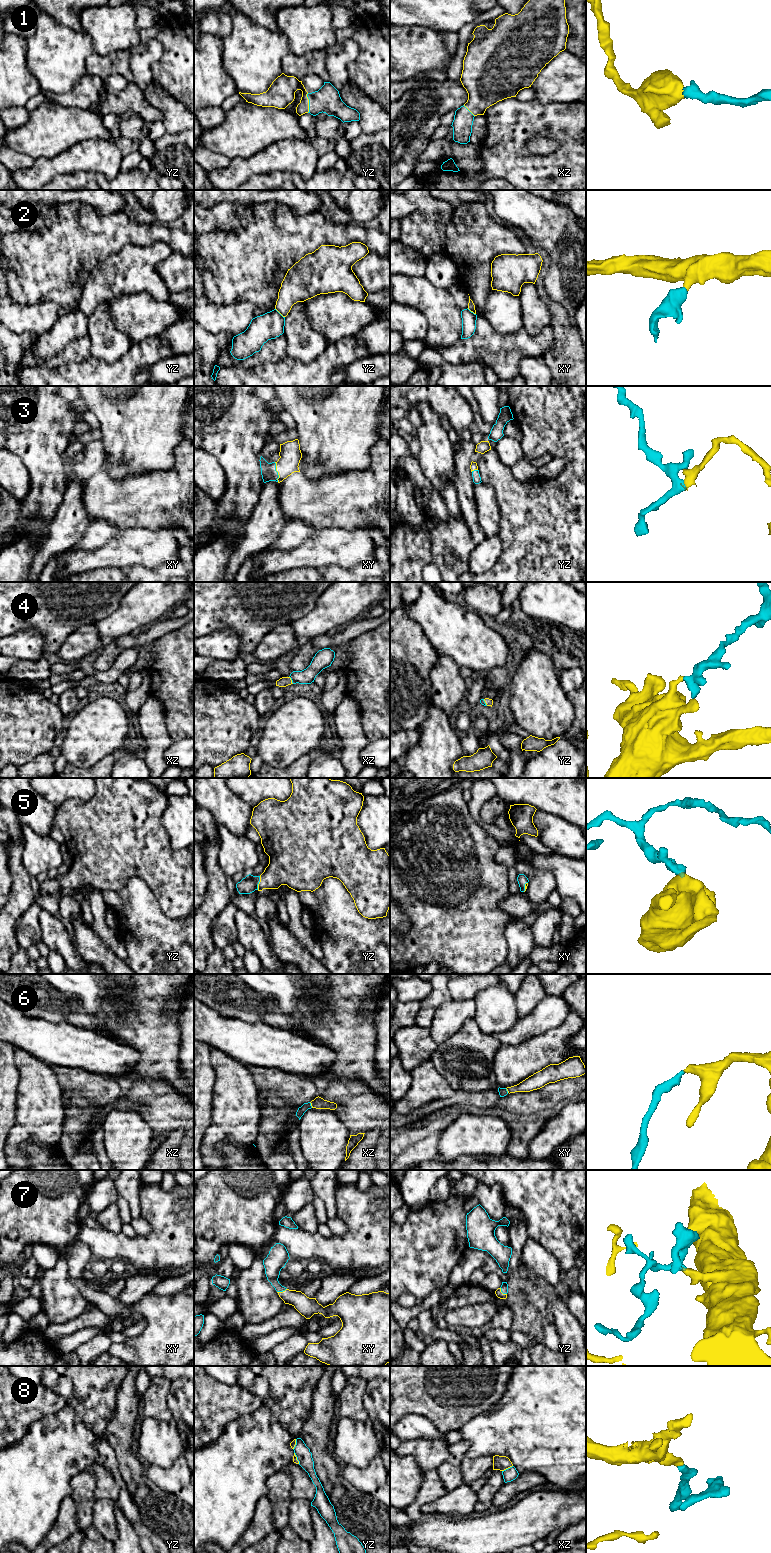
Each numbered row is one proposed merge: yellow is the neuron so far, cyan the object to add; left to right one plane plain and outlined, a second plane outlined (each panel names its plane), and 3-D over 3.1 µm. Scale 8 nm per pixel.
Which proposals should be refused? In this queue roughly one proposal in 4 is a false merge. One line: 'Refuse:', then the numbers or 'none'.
Refuse: 2

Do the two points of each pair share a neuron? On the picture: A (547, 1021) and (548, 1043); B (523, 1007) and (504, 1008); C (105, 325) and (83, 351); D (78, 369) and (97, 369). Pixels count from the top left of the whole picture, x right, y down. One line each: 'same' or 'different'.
A: different
B: different
C: different
D: same

